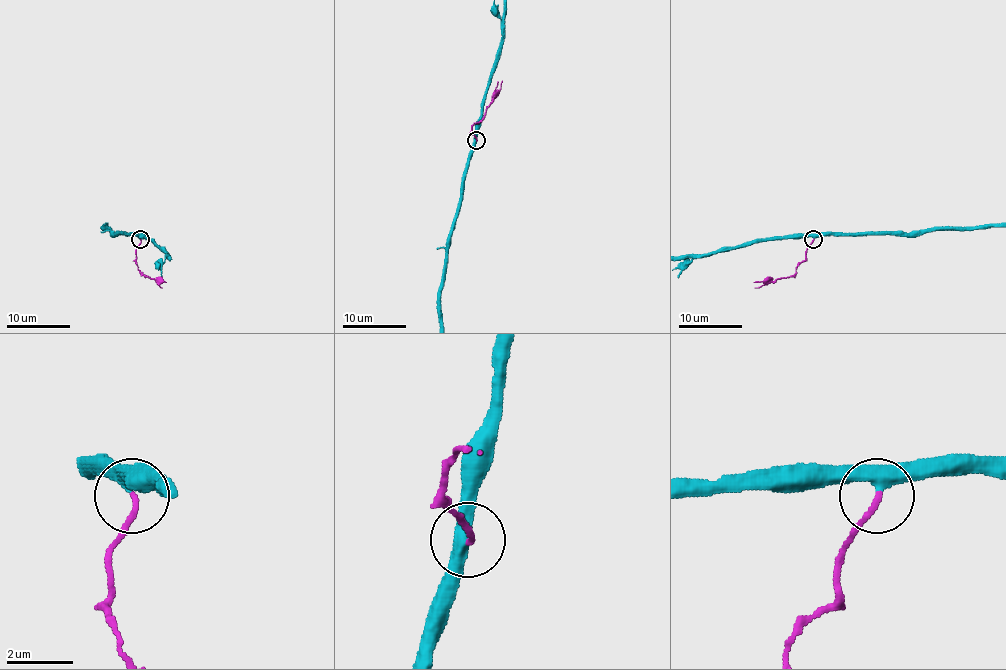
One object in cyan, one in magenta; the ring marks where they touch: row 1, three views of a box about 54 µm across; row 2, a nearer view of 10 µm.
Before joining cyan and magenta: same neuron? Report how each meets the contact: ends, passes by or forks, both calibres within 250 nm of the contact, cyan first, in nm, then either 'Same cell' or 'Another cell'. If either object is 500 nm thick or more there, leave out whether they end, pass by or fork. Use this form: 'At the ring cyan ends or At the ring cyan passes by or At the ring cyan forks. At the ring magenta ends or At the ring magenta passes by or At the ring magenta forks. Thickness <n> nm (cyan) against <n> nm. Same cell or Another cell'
At the ring cyan passes by. At the ring magenta ends. Thickness 380 nm (cyan) against 160 nm. Same cell

